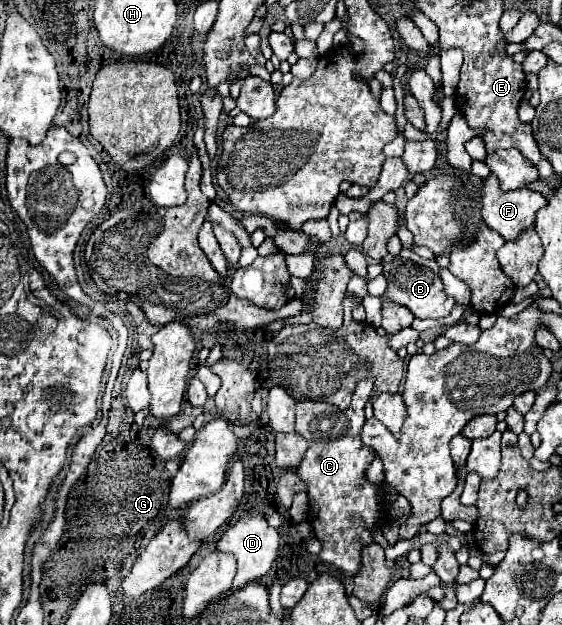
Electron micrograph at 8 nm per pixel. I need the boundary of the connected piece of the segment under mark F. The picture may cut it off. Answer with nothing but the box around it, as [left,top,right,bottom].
[482,175,546,241]

